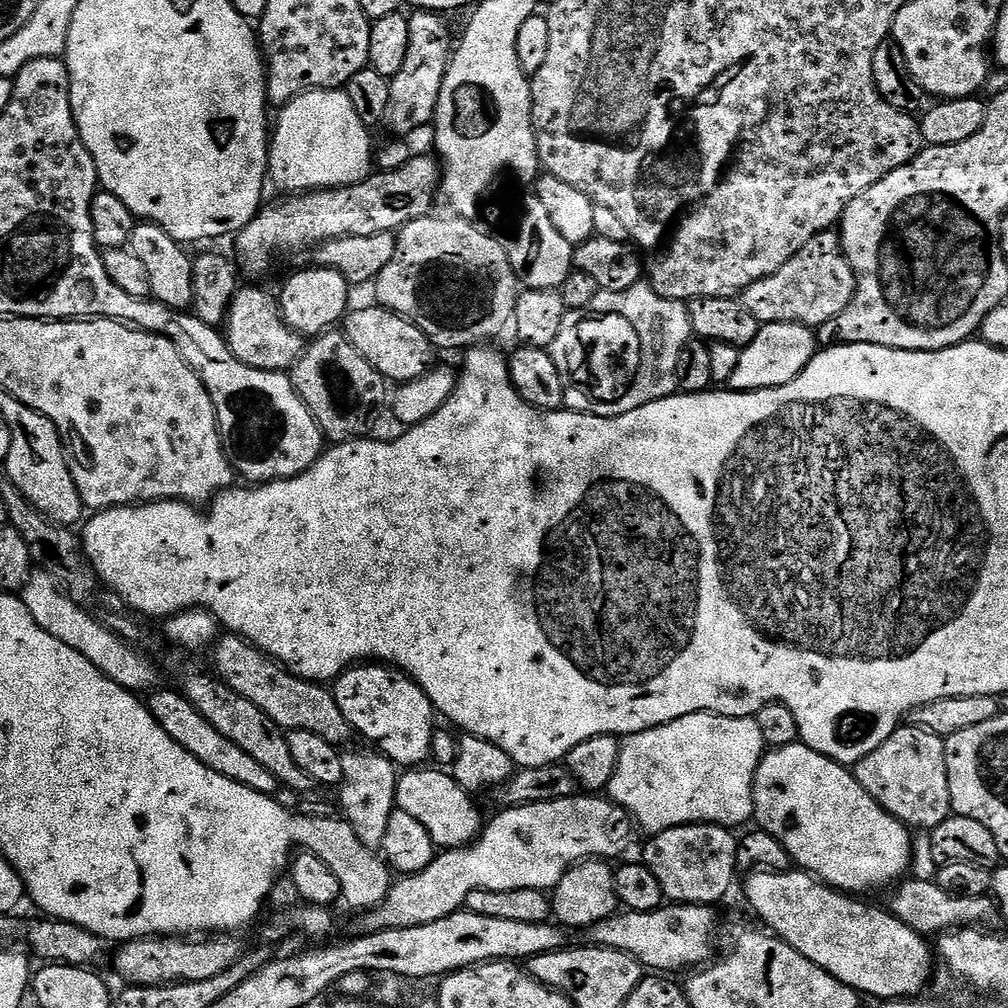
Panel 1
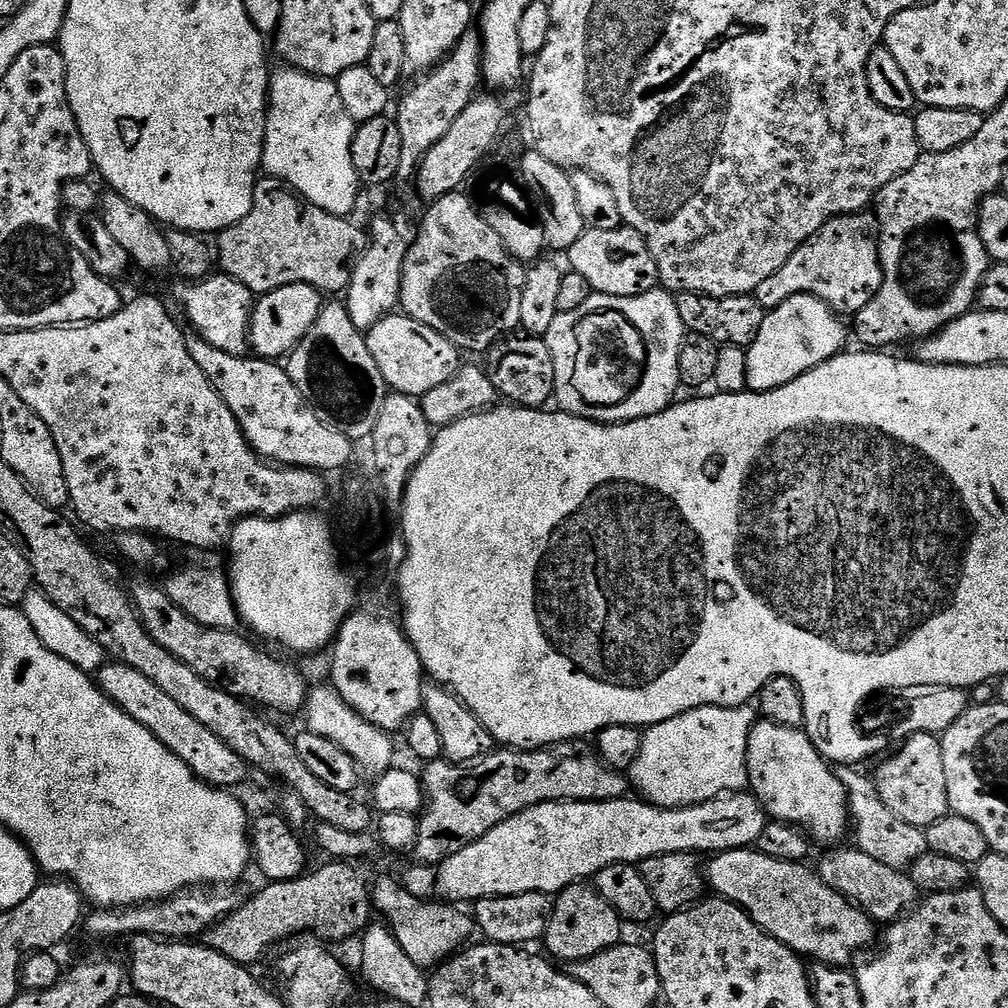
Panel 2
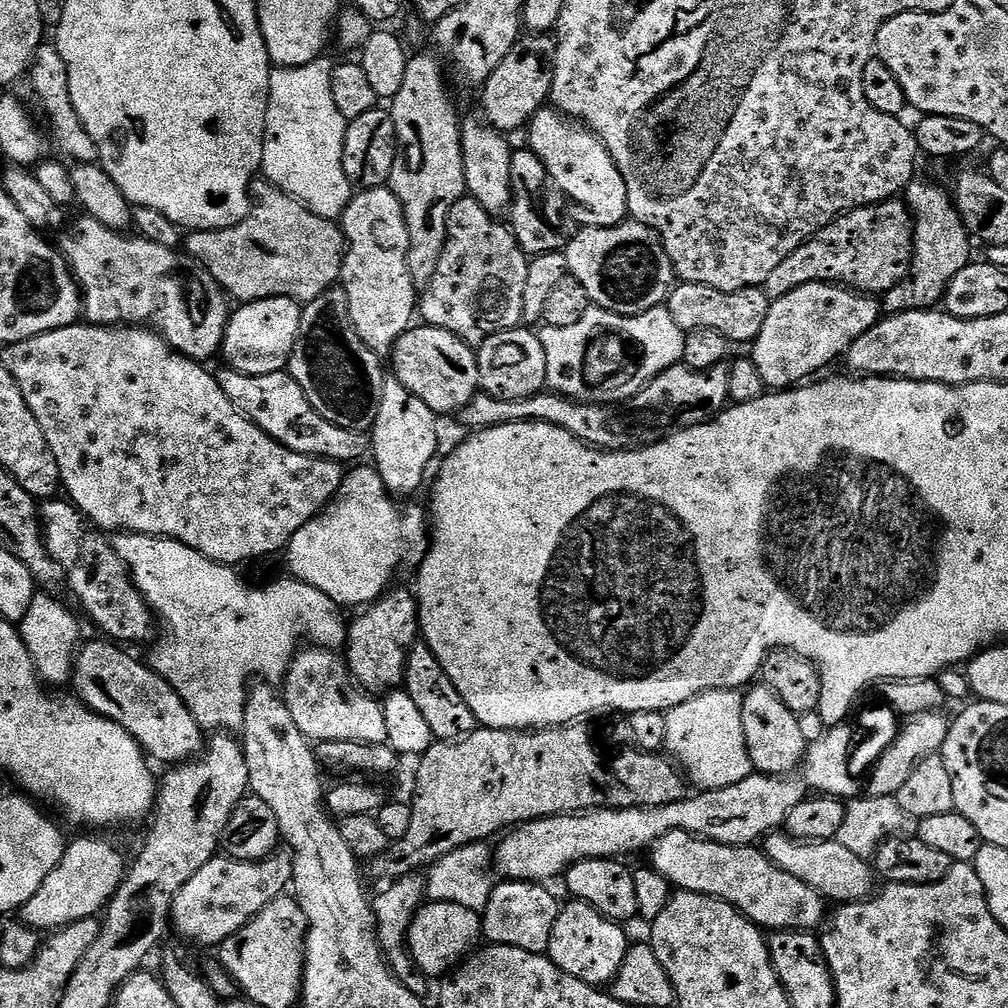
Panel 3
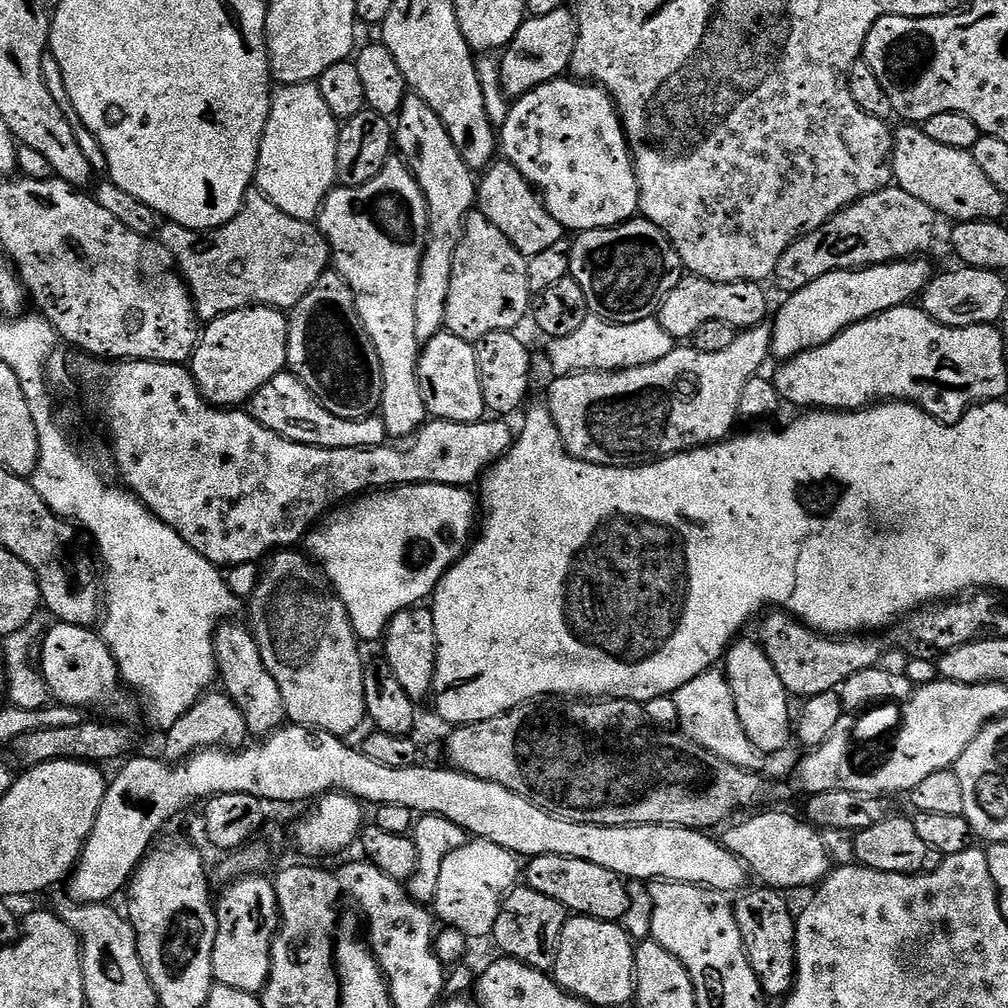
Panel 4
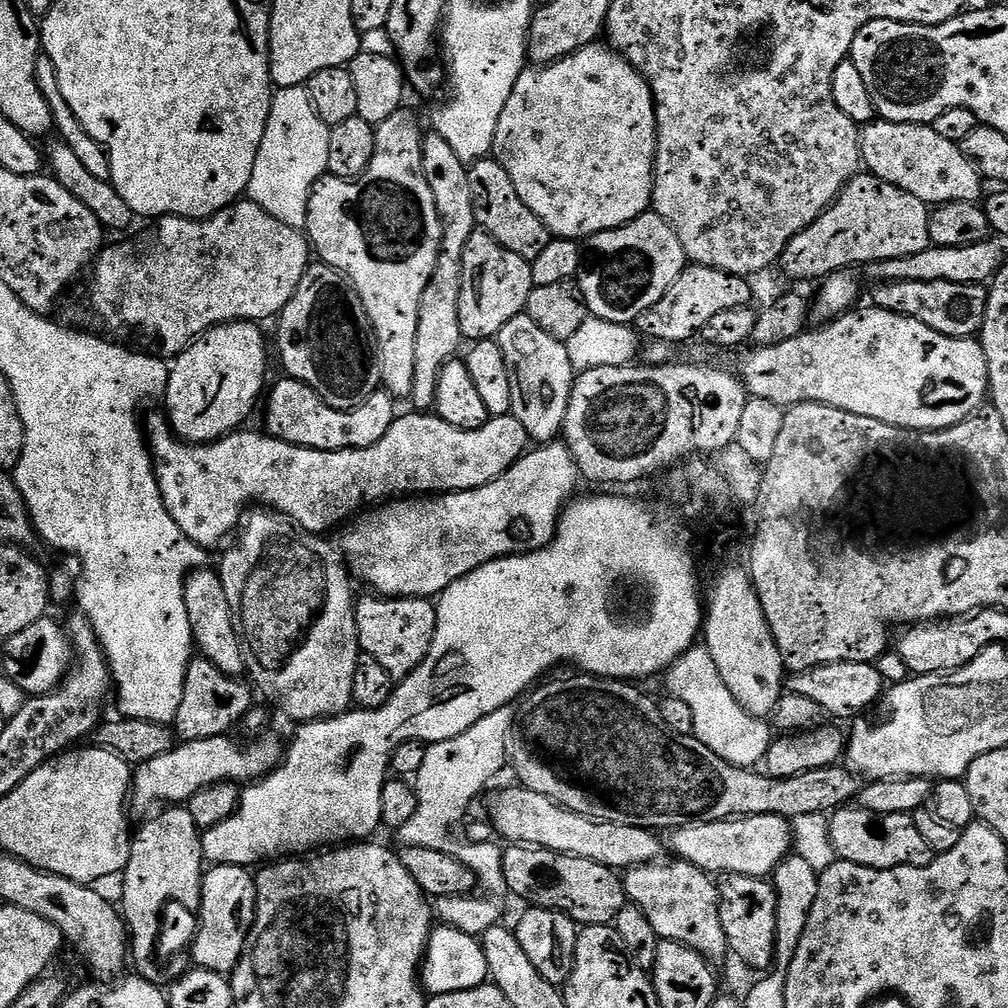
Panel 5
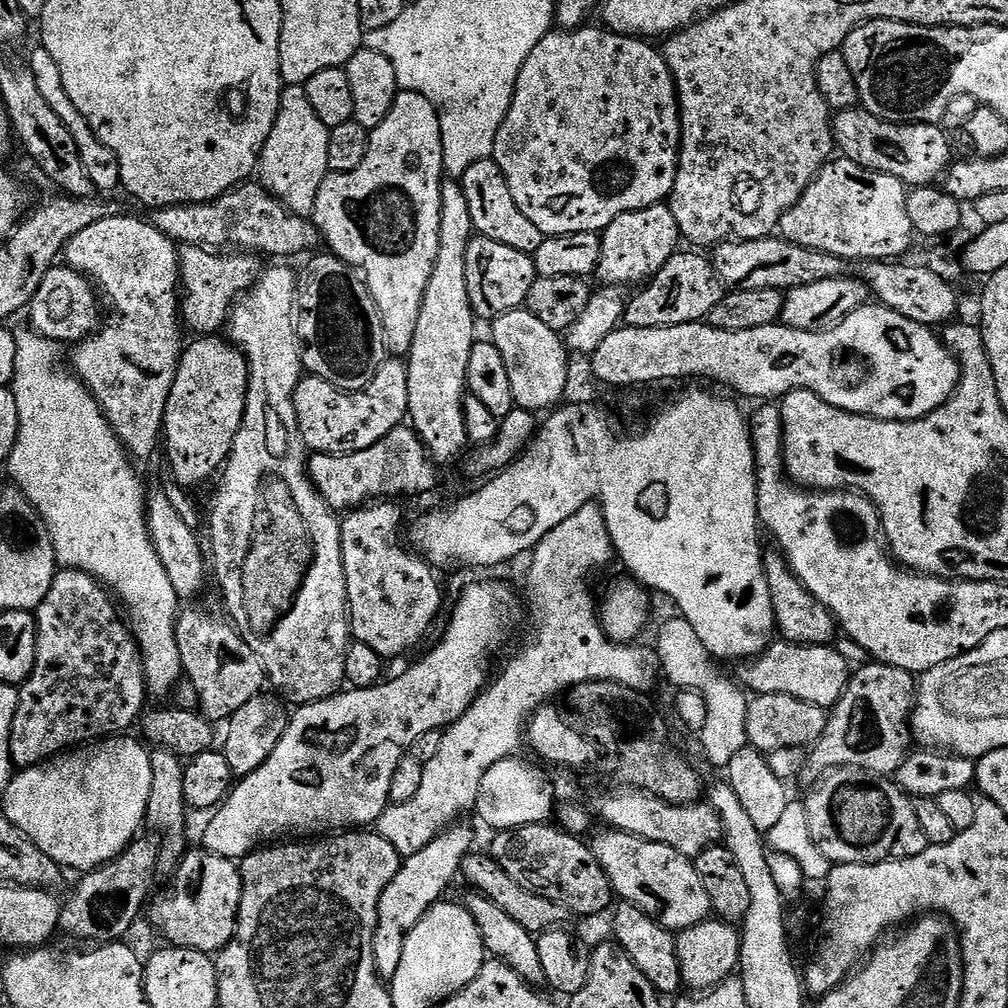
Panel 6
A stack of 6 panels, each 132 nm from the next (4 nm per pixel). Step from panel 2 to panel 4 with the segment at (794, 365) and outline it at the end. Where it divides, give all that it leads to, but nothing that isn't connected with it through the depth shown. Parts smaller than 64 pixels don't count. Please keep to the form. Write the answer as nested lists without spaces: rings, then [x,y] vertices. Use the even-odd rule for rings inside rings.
[[[909,258],[907,260],[893,260],[890,264],[871,264],[868,268],[857,268],[842,272],[831,272],[806,286],[802,290],[791,293],[788,300],[780,308],[776,320],[772,324],[772,356],[777,361],[789,360],[791,356],[802,354],[811,348],[829,344],[834,337],[842,334],[850,326],[858,322],[877,316],[880,312],[888,312],[891,308],[902,308],[913,303],[912,300],[923,293],[924,288],[931,282],[934,269],[928,258]]]

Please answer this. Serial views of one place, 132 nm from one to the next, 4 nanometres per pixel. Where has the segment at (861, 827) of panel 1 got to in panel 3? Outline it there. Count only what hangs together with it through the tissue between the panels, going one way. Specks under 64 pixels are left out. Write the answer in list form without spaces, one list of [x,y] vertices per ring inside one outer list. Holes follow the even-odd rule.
[[[763,686],[749,687],[743,693],[743,698],[742,730],[746,734],[746,746],[753,769],[766,776],[786,776],[795,773],[803,764],[806,751],[804,728],[800,725],[803,724],[801,717],[786,710],[786,706],[782,706],[777,696]]]

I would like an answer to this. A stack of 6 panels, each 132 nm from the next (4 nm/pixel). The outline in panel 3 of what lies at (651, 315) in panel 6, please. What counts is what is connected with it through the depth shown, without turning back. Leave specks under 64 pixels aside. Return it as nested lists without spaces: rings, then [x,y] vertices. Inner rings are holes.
[[[677,283],[668,295],[666,307],[670,318],[678,322],[678,326],[687,334],[694,330],[718,330],[733,345],[751,345],[758,338],[762,325],[766,322],[766,314],[770,314],[772,301],[764,293],[763,287],[743,288],[727,292],[714,290],[714,286],[701,284]]]

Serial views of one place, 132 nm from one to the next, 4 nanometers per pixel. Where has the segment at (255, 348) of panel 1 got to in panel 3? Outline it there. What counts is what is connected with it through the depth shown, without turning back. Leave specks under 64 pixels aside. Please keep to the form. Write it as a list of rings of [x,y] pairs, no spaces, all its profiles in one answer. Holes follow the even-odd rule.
[[[86,215],[58,240],[64,259],[72,267],[72,275],[80,285],[84,302],[83,319],[101,326],[147,326],[161,336],[170,347],[197,362],[208,362],[224,347],[224,335],[230,315],[229,297],[210,273],[201,270],[197,261],[183,251],[155,244],[139,234],[115,232],[102,222]]]

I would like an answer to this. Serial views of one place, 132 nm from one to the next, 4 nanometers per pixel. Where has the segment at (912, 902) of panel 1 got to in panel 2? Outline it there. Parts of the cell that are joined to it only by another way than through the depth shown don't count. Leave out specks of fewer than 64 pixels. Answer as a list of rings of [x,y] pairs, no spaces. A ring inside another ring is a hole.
[[[856,846],[837,847],[829,856],[820,860],[818,874],[826,886],[842,894],[851,904],[857,904],[873,921],[891,922],[912,911],[918,903],[918,889],[914,886],[911,875],[900,871],[861,852]]]

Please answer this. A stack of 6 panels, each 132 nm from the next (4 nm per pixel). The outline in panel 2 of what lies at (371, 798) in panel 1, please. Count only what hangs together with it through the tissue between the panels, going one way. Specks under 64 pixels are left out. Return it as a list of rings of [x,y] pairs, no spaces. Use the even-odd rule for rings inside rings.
[[[324,682],[321,688],[313,687],[308,694],[306,713],[308,712],[307,731],[314,734],[322,734],[322,738],[330,738],[330,742],[338,742],[350,758],[360,767],[365,777],[375,778],[393,767],[396,756],[396,744],[389,733],[384,732],[378,726],[366,722],[338,694],[338,690],[332,687],[331,683]]]

